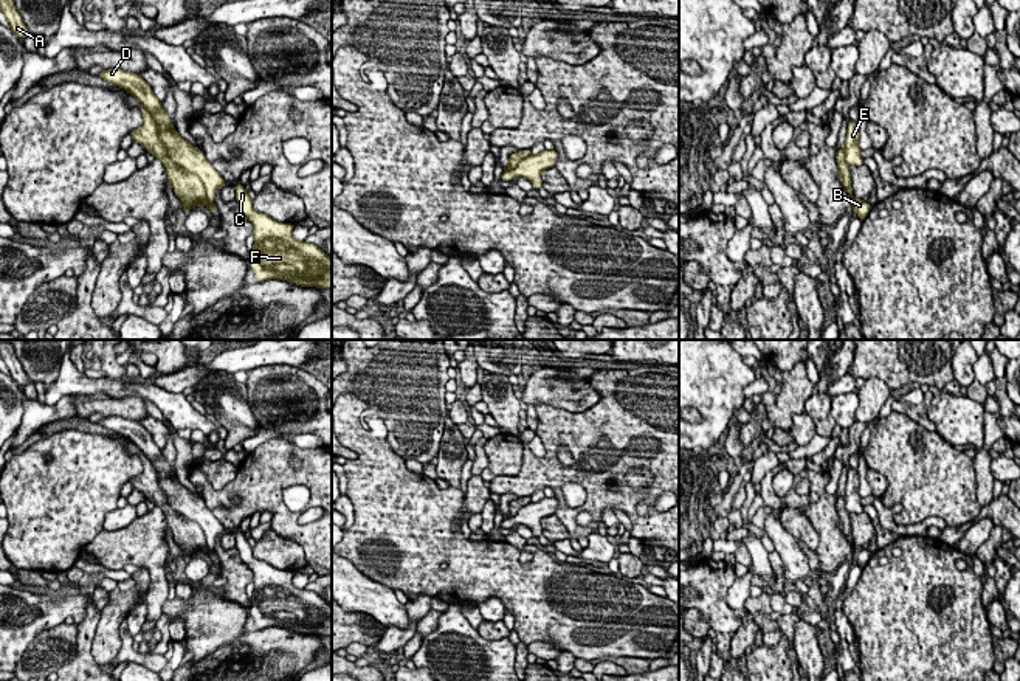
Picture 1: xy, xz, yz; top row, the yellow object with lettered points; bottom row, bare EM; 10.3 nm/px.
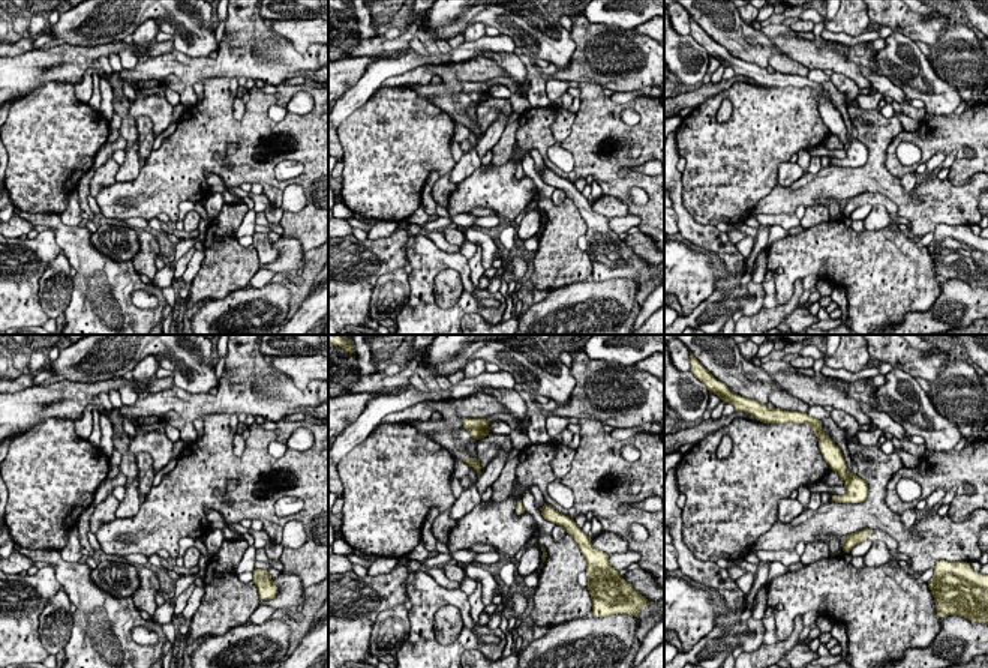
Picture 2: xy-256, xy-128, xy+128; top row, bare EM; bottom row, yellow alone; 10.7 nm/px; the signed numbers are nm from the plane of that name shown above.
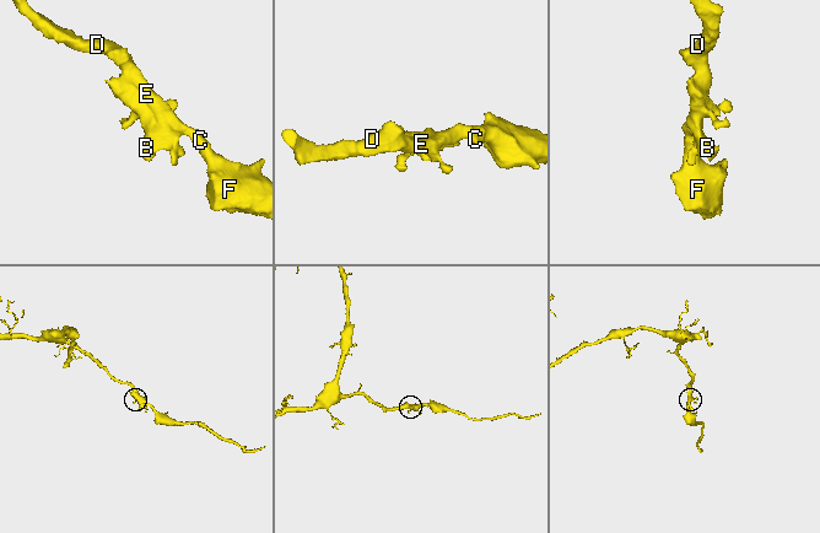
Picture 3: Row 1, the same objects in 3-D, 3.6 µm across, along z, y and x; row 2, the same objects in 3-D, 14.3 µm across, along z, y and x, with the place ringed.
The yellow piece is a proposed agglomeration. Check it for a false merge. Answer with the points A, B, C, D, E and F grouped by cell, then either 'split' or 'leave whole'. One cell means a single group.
groups A C D E F / B; split

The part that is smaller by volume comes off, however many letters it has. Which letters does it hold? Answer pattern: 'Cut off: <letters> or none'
Cut off: B

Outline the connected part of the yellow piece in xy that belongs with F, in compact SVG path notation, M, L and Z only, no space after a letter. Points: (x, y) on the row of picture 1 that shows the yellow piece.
M234 185L236 202L253 223L250 268L257 282L288 281L301 287L332 289L332 258L319 247L293 237L293 223L273 220L253 208L243 185Z

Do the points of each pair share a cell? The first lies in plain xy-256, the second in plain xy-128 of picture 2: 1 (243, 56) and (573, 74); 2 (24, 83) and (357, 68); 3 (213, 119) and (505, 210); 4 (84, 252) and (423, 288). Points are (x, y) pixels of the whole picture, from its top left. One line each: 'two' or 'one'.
1: one
2: one
3: one
4: one

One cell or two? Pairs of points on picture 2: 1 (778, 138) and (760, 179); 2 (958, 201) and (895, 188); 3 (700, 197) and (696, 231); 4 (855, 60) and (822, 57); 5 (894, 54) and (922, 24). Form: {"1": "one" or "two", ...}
{"1": "one", "2": "one", "3": "two", "4": "one", "5": "two"}

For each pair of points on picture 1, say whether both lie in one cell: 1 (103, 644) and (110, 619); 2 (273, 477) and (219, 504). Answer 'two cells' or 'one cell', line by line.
1: one cell
2: one cell

